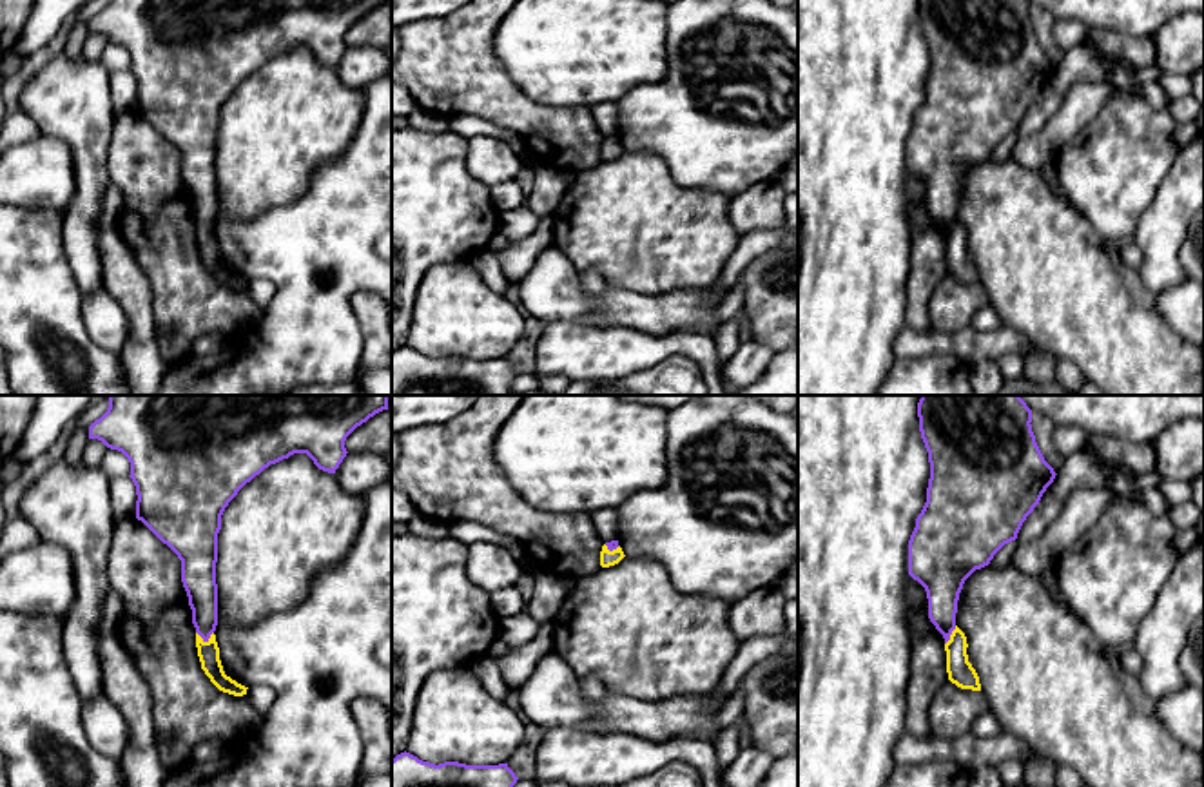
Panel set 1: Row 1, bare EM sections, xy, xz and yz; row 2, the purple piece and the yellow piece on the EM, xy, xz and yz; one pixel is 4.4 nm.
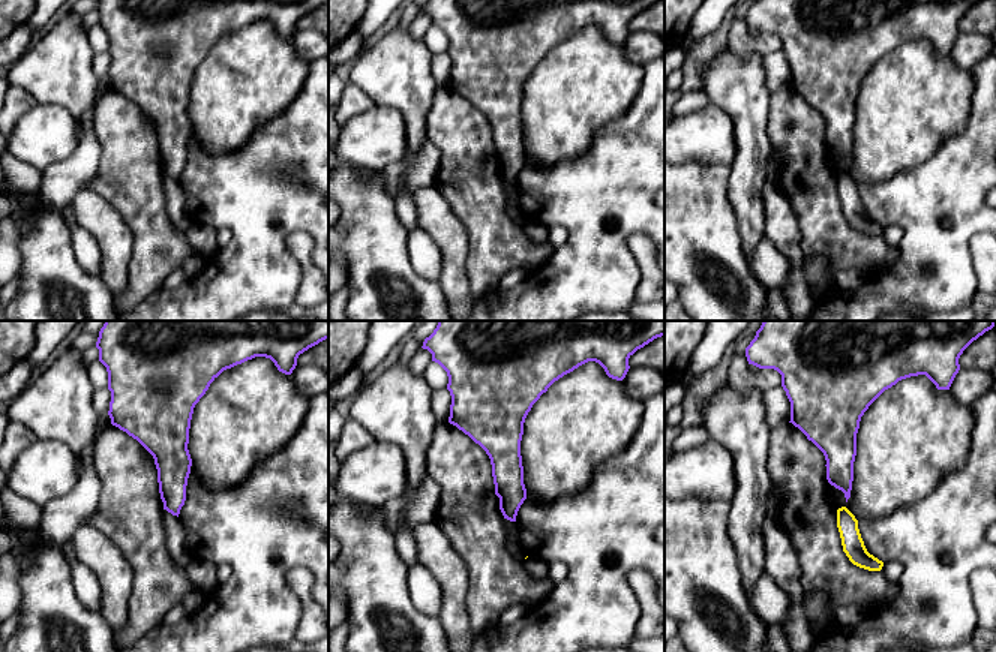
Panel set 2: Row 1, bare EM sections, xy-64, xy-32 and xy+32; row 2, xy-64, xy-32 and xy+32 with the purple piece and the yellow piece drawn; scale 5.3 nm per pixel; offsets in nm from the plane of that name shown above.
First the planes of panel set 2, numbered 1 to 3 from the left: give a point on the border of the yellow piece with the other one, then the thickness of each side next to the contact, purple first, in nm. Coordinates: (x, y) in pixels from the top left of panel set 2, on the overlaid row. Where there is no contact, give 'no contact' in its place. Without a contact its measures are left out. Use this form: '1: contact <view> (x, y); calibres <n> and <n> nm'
1: no contact
2: no contact
3: no contact

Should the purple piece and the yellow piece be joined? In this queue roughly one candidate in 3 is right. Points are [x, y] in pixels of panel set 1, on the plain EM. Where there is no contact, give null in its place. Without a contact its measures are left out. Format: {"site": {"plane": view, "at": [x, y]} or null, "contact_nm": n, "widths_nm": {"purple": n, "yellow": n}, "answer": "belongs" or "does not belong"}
{"site": {"plane": "xy", "at": [205, 234]}, "contact_nm": 80, "widths_nm": {"purple": 140, "yellow": 100}, "answer": "does not belong"}

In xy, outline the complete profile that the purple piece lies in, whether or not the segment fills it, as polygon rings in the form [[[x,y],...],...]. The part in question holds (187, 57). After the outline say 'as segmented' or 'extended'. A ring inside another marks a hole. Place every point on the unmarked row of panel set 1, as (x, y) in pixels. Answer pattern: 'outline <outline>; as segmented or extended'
outline [[[109,0],[89,20],[89,33],[98,33],[129,53],[129,71],[138,89],[136,112],[181,154],[181,176],[192,203],[192,218],[203,236],[209,236],[218,219],[218,127],[228,96],[265,62],[294,47],[306,47],[319,63],[335,67],[348,47],[346,31],[383,4],[388,0]]]; as segmented

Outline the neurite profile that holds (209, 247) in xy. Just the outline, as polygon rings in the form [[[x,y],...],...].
[[[196,227],[196,241],[198,241],[201,263],[219,285],[234,288],[234,290],[247,288],[248,281],[238,277],[236,274],[225,268],[214,227],[210,228],[207,236]]]

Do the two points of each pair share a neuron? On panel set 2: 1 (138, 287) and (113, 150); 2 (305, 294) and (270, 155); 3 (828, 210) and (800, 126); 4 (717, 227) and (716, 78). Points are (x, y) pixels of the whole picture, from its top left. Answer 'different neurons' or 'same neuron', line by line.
1: same neuron
2: different neurons
3: same neuron
4: different neurons

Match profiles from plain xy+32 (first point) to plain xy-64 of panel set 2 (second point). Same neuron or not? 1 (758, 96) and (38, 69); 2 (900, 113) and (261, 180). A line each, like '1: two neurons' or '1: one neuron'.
1: one neuron
2: two neurons

